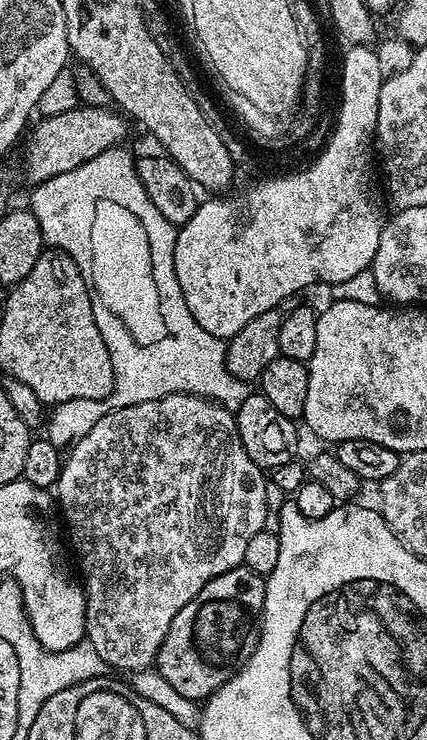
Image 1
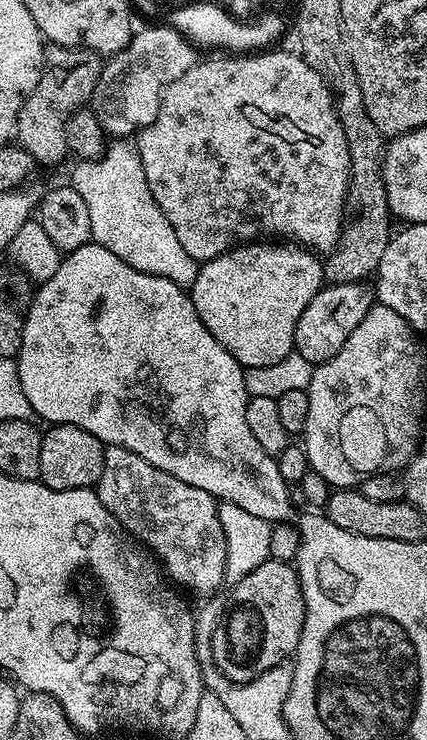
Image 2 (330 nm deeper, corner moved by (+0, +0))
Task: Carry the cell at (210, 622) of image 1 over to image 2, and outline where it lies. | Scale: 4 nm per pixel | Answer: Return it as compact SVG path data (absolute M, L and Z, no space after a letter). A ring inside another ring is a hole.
M274 559L262 562L258 570L250 570L246 578L235 581L231 585L232 593L226 600L226 611L221 615L218 626L211 629L212 660L215 671L221 672L224 679L233 684L245 684L258 674L270 670L274 666L291 661L296 655L298 638L302 638L302 622L304 621L304 599L302 586L296 576L296 569L292 564L283 564Z

